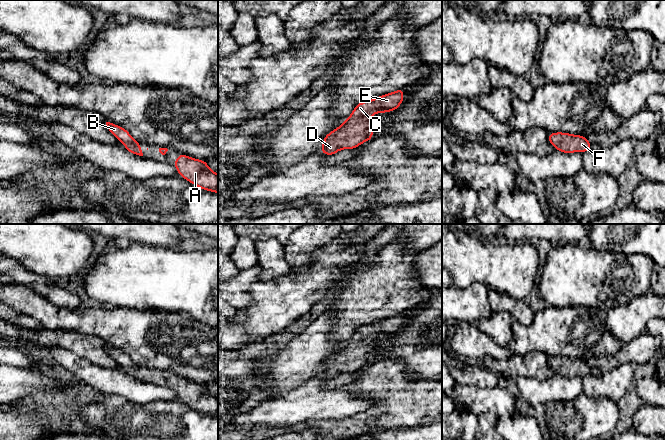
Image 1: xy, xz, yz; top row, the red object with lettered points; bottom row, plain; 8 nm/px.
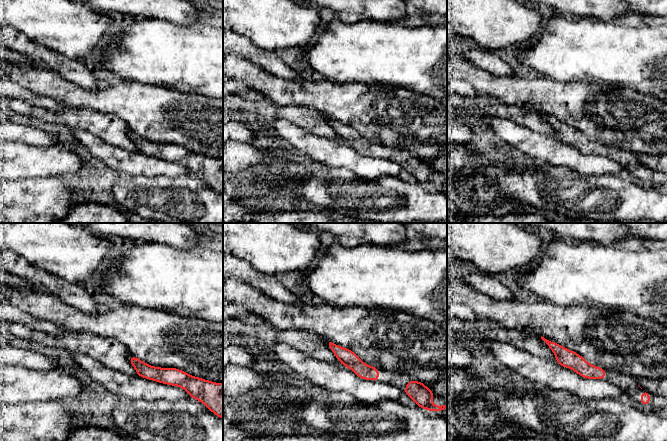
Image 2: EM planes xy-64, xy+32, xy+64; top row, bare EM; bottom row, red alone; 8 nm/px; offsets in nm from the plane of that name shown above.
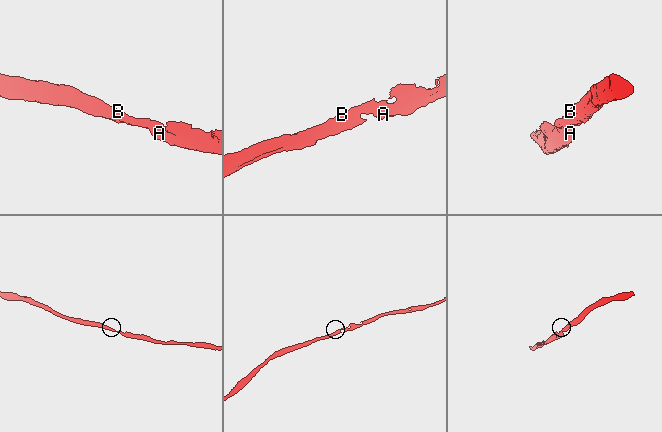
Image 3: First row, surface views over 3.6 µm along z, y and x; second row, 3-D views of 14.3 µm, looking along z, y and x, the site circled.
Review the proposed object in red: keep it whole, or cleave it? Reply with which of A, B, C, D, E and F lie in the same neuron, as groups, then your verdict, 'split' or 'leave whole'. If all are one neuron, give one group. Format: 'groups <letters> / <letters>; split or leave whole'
groups A B C D E F; leave whole

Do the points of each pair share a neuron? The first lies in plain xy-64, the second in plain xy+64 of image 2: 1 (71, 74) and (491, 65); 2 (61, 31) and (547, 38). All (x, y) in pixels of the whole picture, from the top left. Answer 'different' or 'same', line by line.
1: same
2: different

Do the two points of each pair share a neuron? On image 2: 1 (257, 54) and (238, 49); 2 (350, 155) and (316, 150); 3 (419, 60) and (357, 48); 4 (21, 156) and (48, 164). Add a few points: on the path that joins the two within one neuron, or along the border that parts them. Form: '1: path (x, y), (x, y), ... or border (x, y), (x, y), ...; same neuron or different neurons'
1: path (252, 52), (243, 49); same neuron
2: path (342, 154), (324, 152); same neuron
3: path (404, 55), (372, 52); same neuron
4: path (28, 161), (41, 162); same neuron

